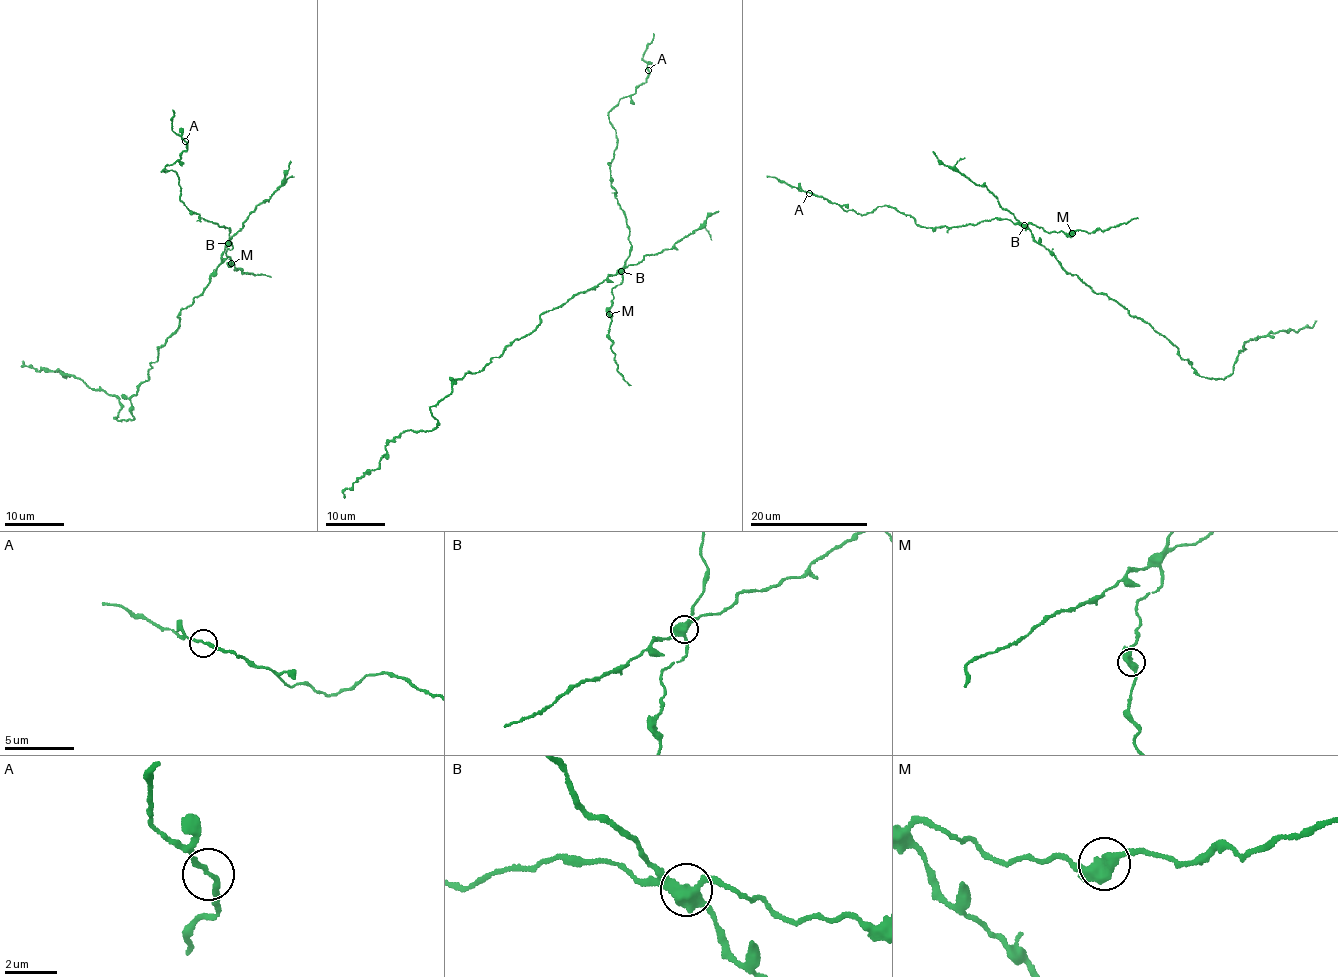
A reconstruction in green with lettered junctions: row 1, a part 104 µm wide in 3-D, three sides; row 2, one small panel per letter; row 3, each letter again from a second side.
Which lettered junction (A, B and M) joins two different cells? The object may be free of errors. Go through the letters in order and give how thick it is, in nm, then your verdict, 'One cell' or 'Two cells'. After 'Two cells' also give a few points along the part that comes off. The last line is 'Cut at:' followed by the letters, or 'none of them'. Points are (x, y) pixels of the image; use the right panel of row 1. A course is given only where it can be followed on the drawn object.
A: Thickness 180 nm. One cell
B: Thickness 400 nm. Two cells. Course of the part to remove: (1025, 225), (1068, 272), (1148, 323), (1208, 378), (1232, 373), (1246, 342), (1309, 328), (1315, 321)
M: Thickness 400 nm. One cell
Cut at: B

